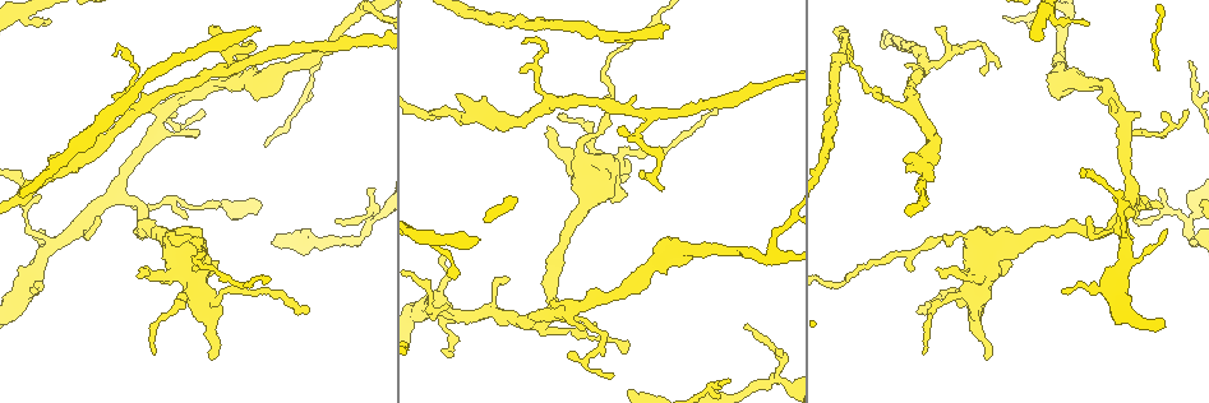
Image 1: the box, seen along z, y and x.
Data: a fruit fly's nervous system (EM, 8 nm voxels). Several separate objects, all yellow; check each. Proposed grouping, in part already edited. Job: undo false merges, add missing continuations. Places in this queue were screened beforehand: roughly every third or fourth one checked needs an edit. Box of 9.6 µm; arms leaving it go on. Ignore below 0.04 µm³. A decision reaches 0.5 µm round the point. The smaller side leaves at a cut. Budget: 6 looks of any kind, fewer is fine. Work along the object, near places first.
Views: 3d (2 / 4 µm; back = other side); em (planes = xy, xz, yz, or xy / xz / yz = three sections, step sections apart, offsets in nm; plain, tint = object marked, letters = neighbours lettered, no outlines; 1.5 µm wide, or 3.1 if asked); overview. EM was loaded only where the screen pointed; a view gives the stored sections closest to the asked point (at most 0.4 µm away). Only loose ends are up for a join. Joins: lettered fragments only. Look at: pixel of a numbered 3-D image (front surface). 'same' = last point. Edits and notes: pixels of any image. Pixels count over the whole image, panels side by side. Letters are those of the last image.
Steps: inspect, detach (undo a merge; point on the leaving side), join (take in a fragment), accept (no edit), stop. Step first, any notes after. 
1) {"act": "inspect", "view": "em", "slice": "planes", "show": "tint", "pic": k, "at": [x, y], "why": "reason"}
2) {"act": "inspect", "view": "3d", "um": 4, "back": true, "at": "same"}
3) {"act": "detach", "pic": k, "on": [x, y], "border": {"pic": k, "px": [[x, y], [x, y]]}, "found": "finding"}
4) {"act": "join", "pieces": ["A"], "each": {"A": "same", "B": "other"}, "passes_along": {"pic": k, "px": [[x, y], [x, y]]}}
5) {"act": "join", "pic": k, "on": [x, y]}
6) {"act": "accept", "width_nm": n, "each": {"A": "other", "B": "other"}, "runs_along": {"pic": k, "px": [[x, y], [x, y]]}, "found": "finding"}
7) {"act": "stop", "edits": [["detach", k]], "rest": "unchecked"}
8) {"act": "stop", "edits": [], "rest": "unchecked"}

{"act": "inspect", "view": "3d", "um": 2, "pic": 1, "at": [840, 29], "why": "end of a long branch"}

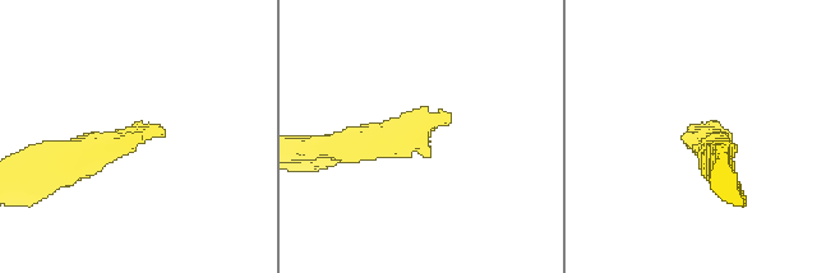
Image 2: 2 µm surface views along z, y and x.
{"act": "inspect", "view": "em", "slice": "planes", "show": "plain", "pic": 2, "at": [446, 125], "why": "now the EM"}

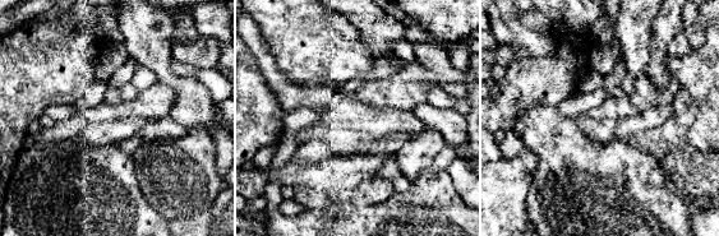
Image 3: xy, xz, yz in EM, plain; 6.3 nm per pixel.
{"act": "inspect", "view": "em", "slice": "planes", "show": "letters", "at": "same", "why": "see the neighbours"}

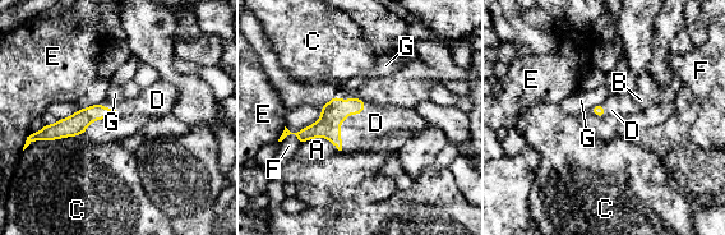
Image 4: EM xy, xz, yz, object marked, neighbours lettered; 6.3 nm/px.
{"act": "join", "pieces": ["D"], "each": {"A": "other", "B": "other", "C": "other", "D": "same", "E": "other", "F": "other", "G": "other"}, "found": "the neuron continues"}

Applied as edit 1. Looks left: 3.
{"act": "inspect", "view": "overview", "why": "see it whole again"}

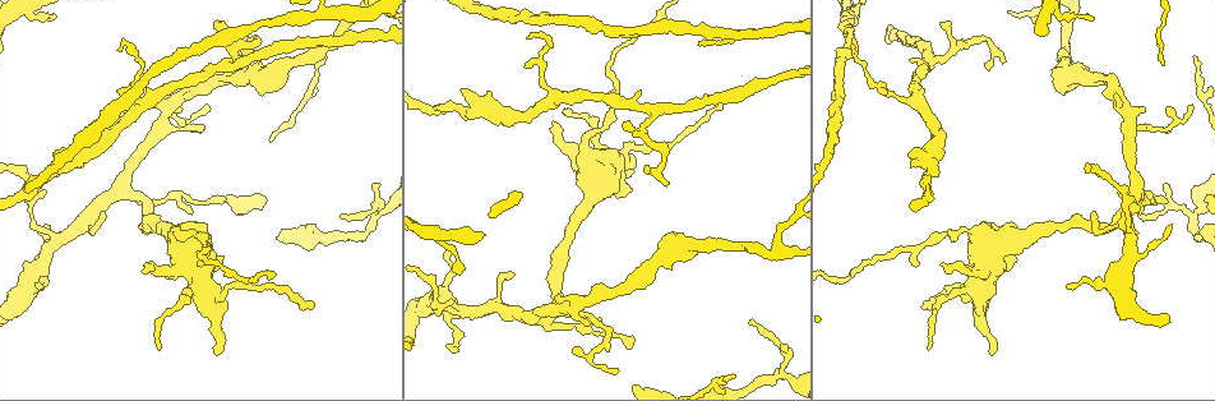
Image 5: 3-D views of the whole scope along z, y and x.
{"act": "inspect", "view": "em", "slice": "planes", "show": "letters", "pic": 5, "at": [217, 29], "why": "thin end"}

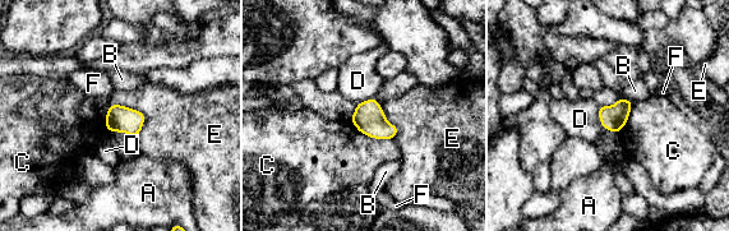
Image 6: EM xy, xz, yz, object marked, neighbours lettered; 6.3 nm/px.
{"act": "accept", "each": {"A": "other", "B": "other", "C": "other", "D": "other", "E": "other", "F": "other"}, "border": {"pic": 6, "px": [[598, 106], [599, 123], [604, 128]]}, "found": "no lettered fragment goes on from it"}

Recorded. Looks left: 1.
{"act": "inspect", "view": "em", "slice": "xz", "step": 4, "show": "letters", "pic": 5, "at": [630, 192], "why": "free end"}

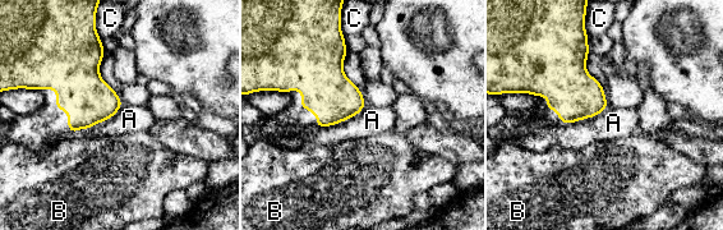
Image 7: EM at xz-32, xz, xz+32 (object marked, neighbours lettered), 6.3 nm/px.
{"act": "accept", "each": {"A": "other", "B": "other", "C": "other"}, "border": {"pic": 7, "px": [[365, 106], [341, 122], [317, 128]]}, "found": "none of them fits"}

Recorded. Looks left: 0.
{"act": "stop", "edits": [["join", 4]], "rest": "unchecked"}

